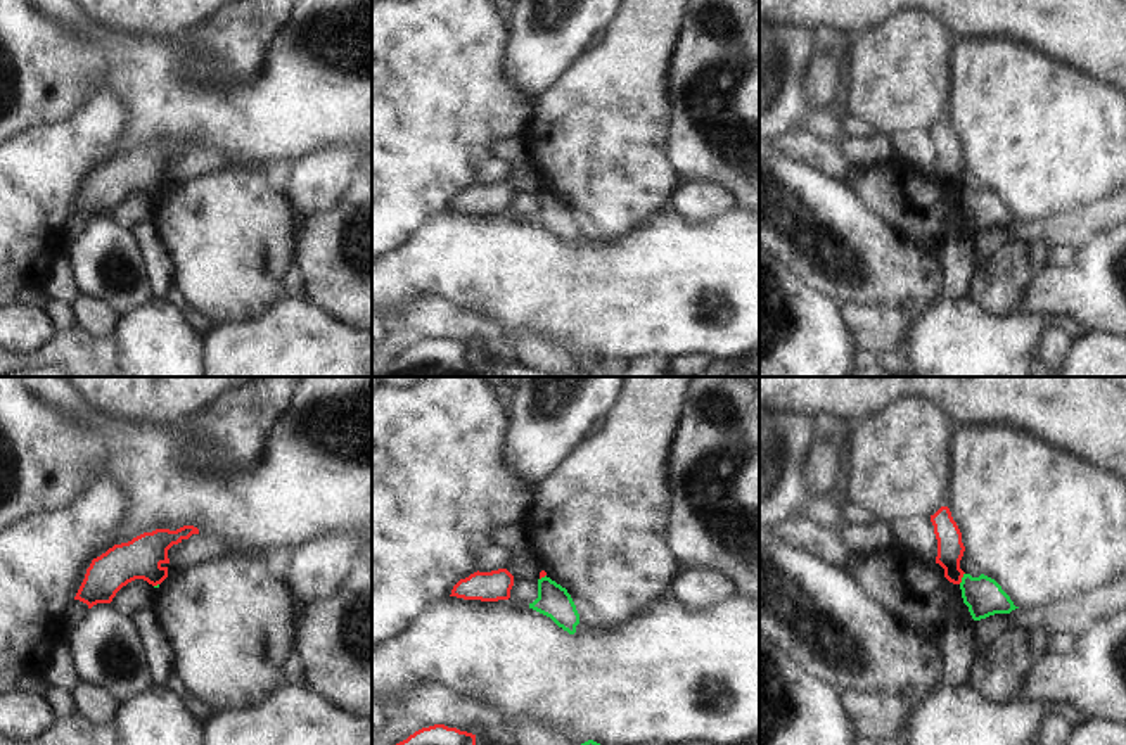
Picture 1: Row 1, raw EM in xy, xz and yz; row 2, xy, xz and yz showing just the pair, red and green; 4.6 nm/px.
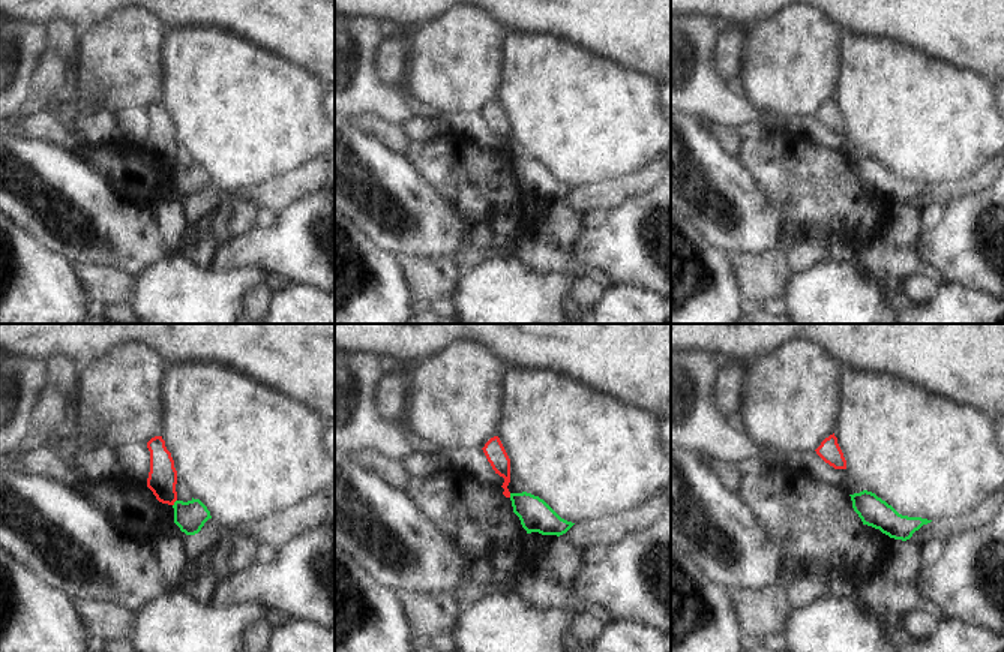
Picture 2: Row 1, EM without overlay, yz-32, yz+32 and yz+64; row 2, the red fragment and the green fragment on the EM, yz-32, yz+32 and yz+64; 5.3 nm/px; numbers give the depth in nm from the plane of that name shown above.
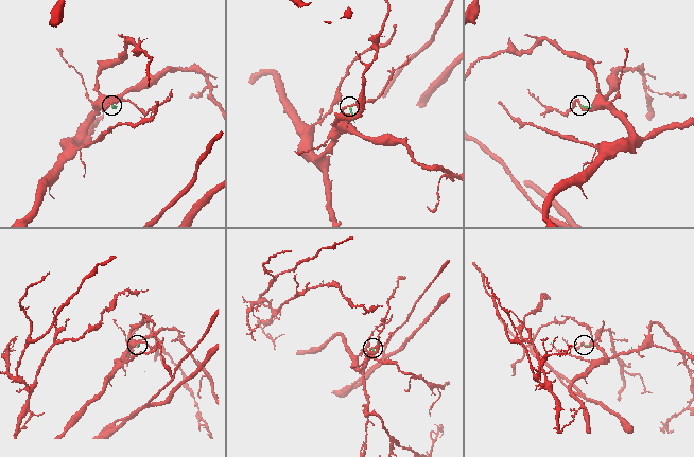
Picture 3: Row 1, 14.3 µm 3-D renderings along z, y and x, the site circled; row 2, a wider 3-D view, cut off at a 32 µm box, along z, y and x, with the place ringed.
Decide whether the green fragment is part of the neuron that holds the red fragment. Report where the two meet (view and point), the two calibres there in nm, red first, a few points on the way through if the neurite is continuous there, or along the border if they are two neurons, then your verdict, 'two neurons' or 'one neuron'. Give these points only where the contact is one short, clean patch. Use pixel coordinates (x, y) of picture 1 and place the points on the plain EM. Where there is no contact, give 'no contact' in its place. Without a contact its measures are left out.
yz (962, 189) | 130/180 nm | along yz (964, 185), (959, 196) | two neurons

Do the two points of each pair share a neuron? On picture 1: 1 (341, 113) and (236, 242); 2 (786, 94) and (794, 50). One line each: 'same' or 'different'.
1: different
2: same

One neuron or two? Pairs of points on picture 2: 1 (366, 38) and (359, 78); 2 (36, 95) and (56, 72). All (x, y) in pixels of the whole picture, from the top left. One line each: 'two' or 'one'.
1: one
2: one

